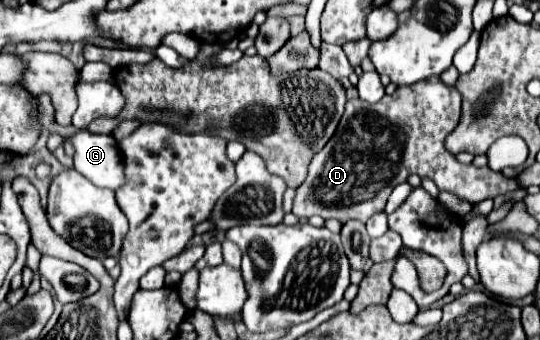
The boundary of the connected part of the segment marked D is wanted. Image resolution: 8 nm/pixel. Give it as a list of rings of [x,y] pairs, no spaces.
[[[437,75],[429,81],[419,81],[409,87],[397,87],[393,95],[385,95],[379,103],[369,105],[361,99],[351,99],[345,107],[345,113],[339,121],[335,135],[329,143],[311,159],[309,175],[303,185],[297,187],[297,195],[293,199],[293,213],[299,219],[309,219],[319,215],[323,219],[337,219],[347,223],[351,219],[367,221],[375,213],[385,209],[385,203],[395,185],[407,181],[409,175],[419,175],[421,179],[431,179],[439,187],[439,191],[453,193],[459,199],[469,203],[481,203],[483,199],[493,199],[501,193],[517,189],[515,179],[507,179],[503,173],[495,173],[489,167],[463,165],[451,155],[443,141],[457,127],[461,115],[461,93],[455,87],[447,87]]]

